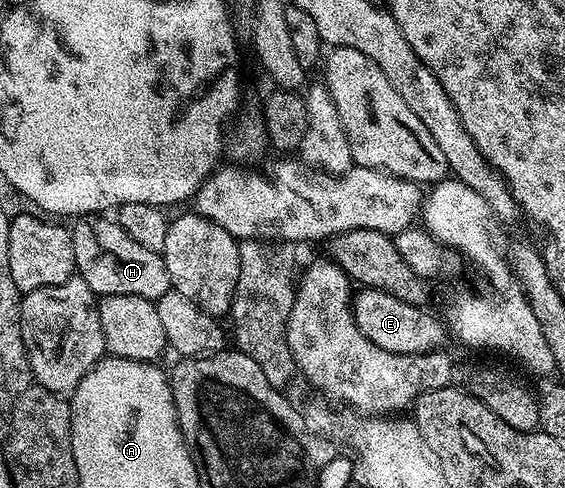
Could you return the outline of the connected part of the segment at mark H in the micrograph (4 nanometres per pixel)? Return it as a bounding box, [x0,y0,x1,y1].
[71,215,170,302]

